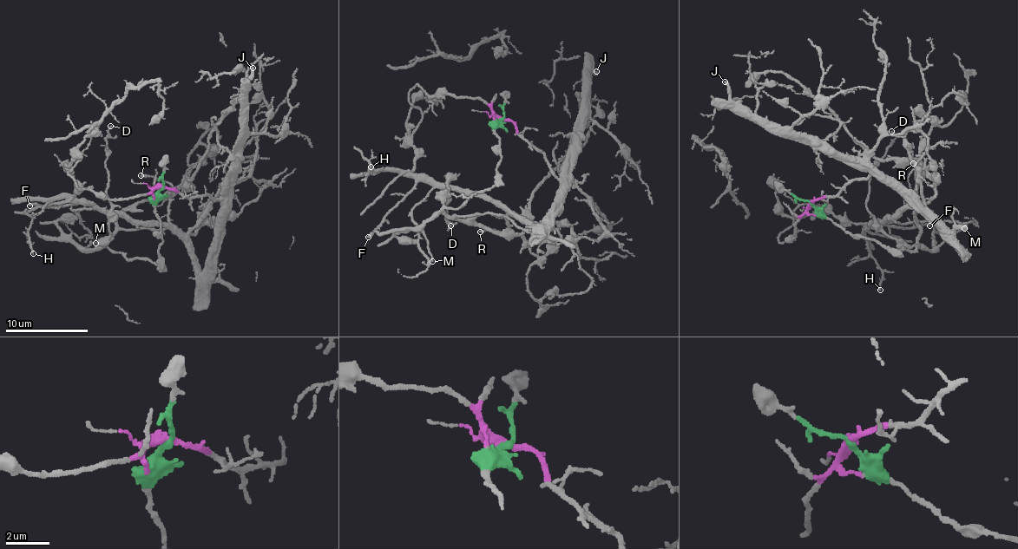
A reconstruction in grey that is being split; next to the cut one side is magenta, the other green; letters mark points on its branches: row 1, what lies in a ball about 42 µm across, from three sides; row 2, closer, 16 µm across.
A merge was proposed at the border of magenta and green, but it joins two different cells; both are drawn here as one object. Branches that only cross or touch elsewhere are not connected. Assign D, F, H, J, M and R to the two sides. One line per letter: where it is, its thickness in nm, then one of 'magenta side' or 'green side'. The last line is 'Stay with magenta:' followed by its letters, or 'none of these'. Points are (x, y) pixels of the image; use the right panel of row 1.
D: at (891, 131); 170 nm thick; green side
F: at (929, 225); 240 nm thick; magenta side
H: at (880, 290); 180 nm thick; magenta side
J: at (725, 81); 280 nm thick; magenta side
M: at (964, 228); 160 nm thick; green side
R: at (913, 163); 200 nm thick; magenta side
Stay with magenta: F, H, J, R

